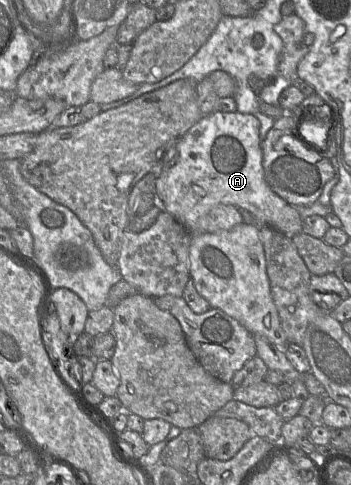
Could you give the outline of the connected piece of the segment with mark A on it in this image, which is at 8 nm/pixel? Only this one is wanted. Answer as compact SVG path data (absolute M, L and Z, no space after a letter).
M220 112L204 115L195 125L193 125L164 155L162 160L162 170L156 179L156 193L164 203L165 210L169 212L176 220L178 220L190 233L190 235L199 235L207 232L207 214L218 204L230 204L241 211L248 212L253 217L256 224L264 224L270 226L285 236L293 238L300 234L303 230L303 219L296 207L287 203L284 199L276 195L267 184L263 169L263 152L261 149L260 139L260 121L252 114L244 114L236 112Z

